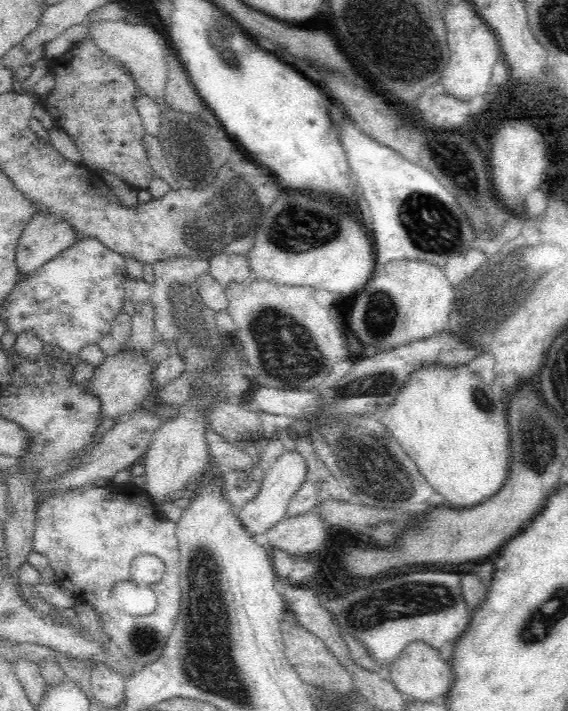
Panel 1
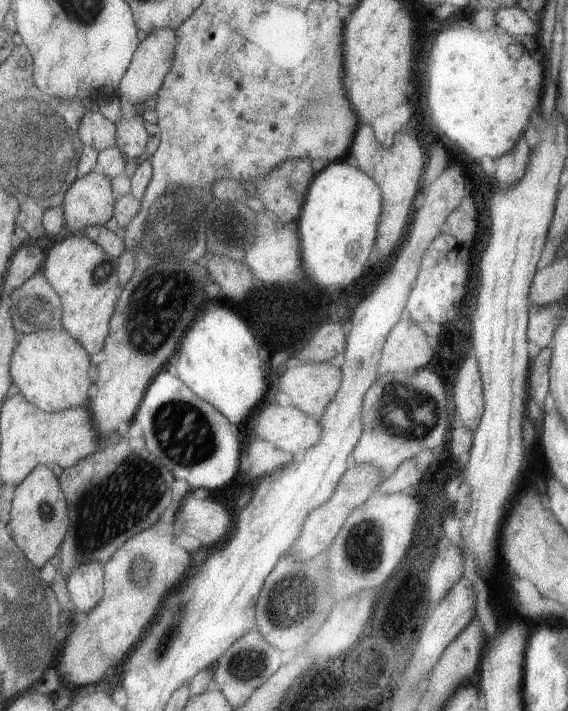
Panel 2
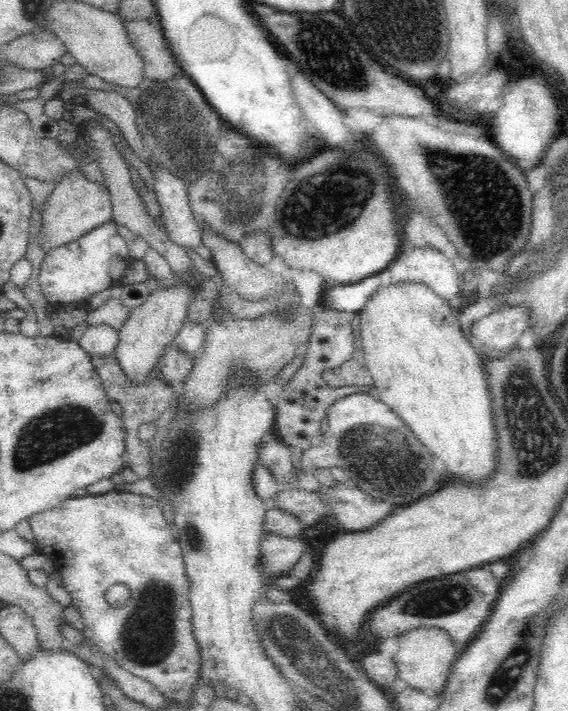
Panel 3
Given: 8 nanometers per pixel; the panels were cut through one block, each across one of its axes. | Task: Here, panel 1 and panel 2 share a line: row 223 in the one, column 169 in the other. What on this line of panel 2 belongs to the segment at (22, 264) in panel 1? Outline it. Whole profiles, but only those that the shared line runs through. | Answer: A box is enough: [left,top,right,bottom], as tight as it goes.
[117,28,177,108]

